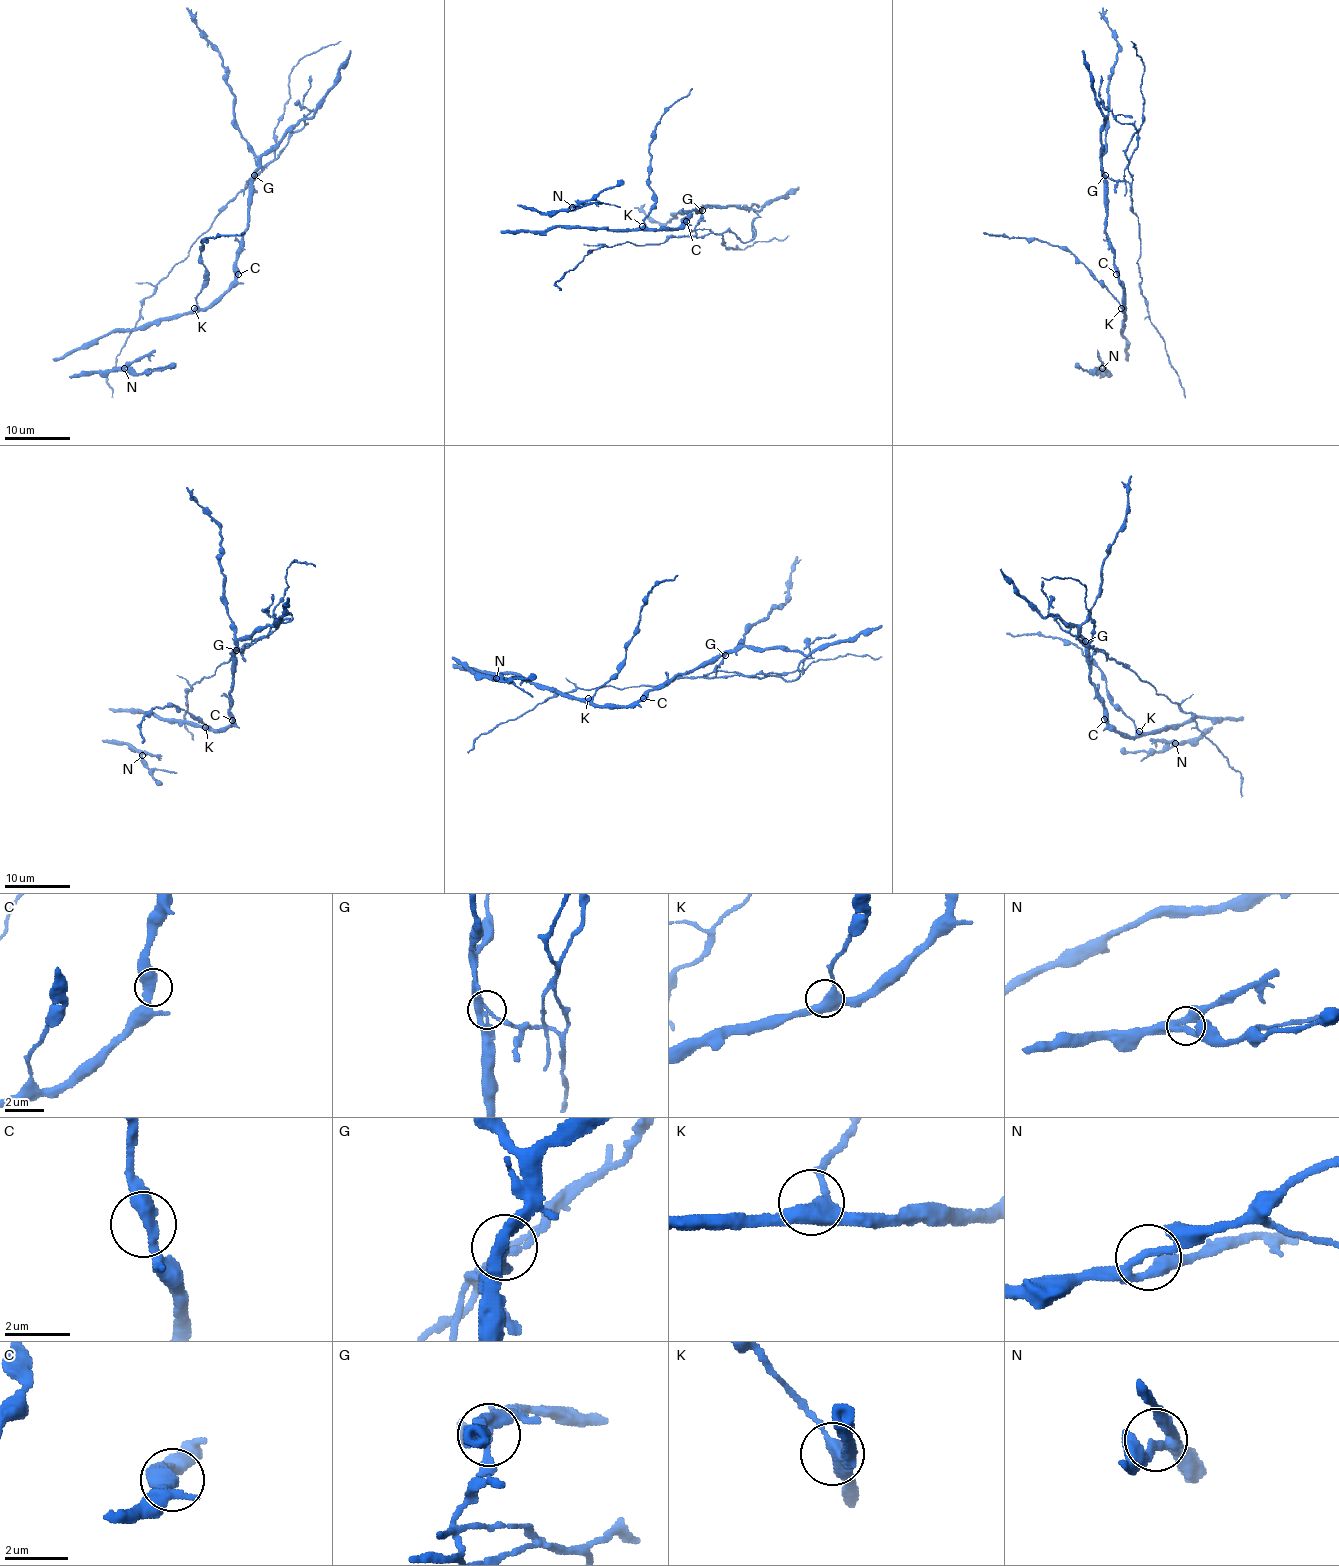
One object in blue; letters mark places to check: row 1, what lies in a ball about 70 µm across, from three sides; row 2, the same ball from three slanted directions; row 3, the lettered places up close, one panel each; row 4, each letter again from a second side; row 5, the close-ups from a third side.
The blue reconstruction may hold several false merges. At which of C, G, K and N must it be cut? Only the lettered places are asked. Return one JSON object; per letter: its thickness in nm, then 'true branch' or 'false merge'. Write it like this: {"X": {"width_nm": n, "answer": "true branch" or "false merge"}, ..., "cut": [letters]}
{"C": {"width_nm": 440, "answer": "true branch"}, "G": {"width_nm": 300, "answer": "false merge"}, "K": {"width_nm": 440, "answer": "true branch"}, "N": {"width_nm": 240, "answer": "true branch"}, "cut": ["G"]}

